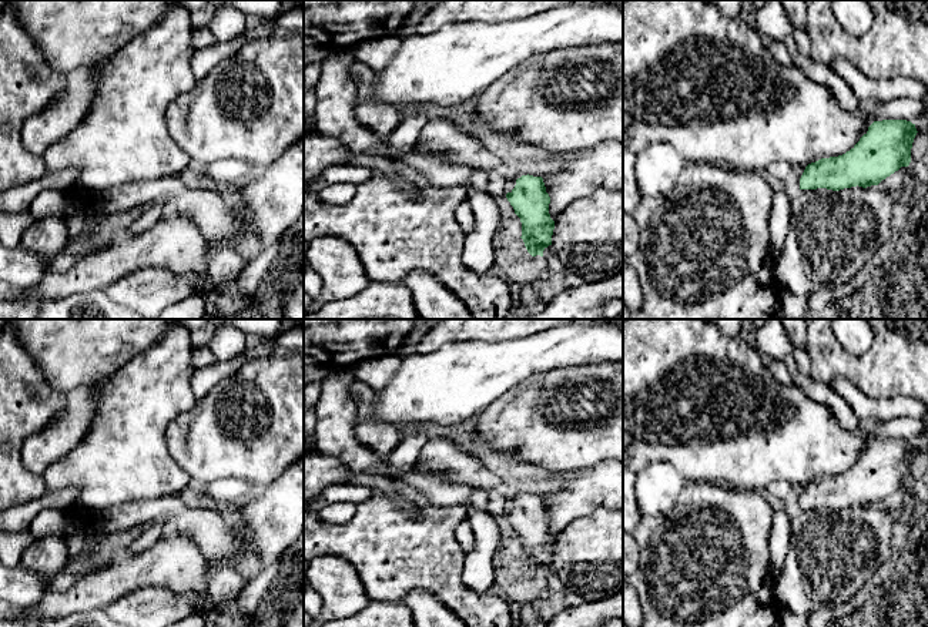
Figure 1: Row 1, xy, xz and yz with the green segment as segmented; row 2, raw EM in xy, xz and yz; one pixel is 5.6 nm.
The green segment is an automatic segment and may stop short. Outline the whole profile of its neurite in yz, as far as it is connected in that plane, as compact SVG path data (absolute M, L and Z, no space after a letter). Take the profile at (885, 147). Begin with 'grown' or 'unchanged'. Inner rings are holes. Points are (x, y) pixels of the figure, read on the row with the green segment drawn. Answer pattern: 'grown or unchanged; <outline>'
unchanged; M907 120L874 121L845 154L808 164L800 178L800 190L840 191L878 185L909 165L917 133L915 124Z

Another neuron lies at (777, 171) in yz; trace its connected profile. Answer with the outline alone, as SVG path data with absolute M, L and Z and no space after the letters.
M785 161L771 162L765 167L764 172L771 178L775 184L780 184L791 170L791 164Z

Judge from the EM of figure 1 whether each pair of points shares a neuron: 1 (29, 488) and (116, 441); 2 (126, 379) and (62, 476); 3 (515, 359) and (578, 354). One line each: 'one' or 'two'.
1: two
2: one
3: one

